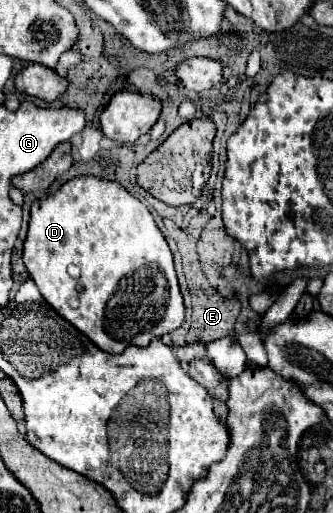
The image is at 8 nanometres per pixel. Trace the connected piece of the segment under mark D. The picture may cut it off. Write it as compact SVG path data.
M80 175L80 177L74 177L74 179L66 181L58 191L48 193L44 199L34 201L32 209L30 209L28 235L24 239L22 255L24 255L24 265L26 265L28 273L30 273L30 277L34 279L34 283L38 285L42 297L50 303L50 307L58 315L62 315L66 321L70 321L76 329L80 329L86 337L90 337L106 353L122 353L128 345L146 347L154 337L162 337L164 333L172 333L184 323L184 303L182 303L182 295L180 295L180 287L178 287L178 279L176 279L170 247L168 247L164 235L160 233L160 229L156 227L154 217L148 211L148 207L142 201L138 201L134 195L130 195L116 181L100 179L100 177L94 177L94 175Z

